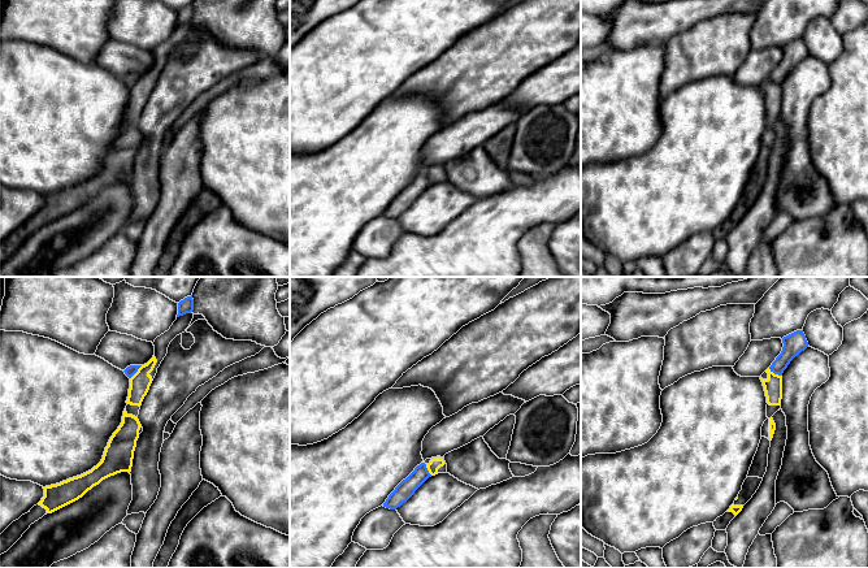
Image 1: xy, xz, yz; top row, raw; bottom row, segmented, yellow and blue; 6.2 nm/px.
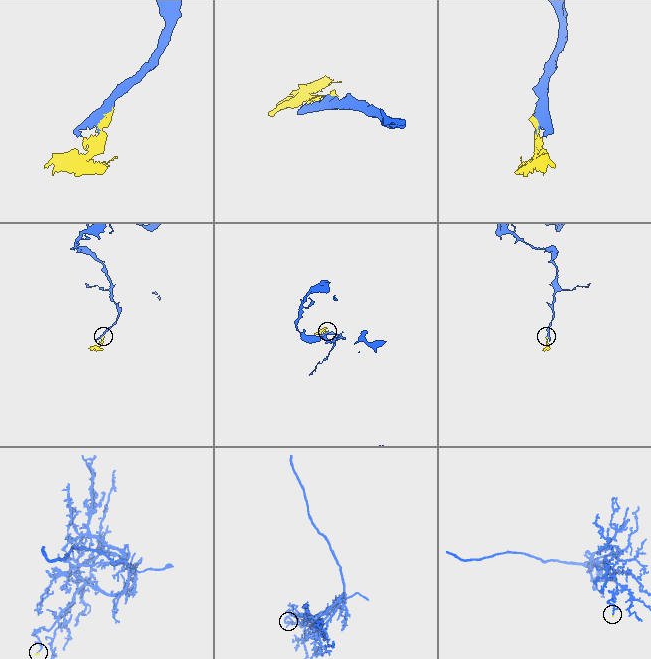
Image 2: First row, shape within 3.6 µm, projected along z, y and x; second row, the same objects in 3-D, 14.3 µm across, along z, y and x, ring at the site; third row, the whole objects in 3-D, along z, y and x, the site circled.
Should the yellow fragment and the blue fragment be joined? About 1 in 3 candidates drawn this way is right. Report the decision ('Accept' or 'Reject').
Reject

